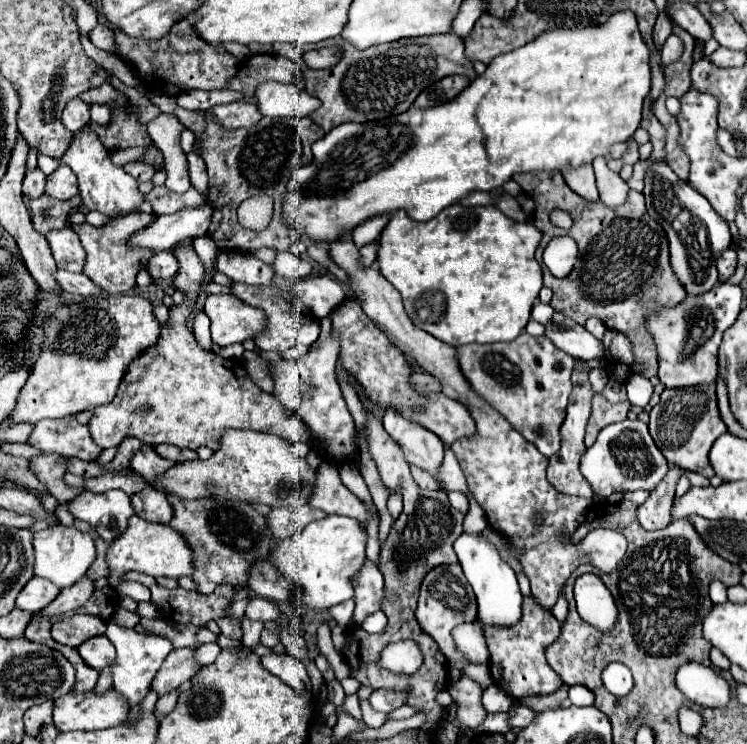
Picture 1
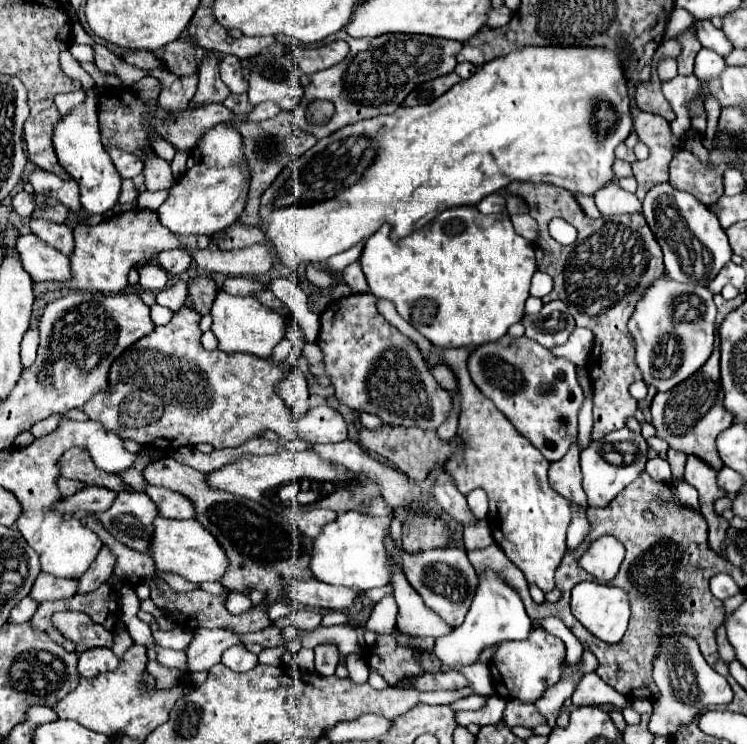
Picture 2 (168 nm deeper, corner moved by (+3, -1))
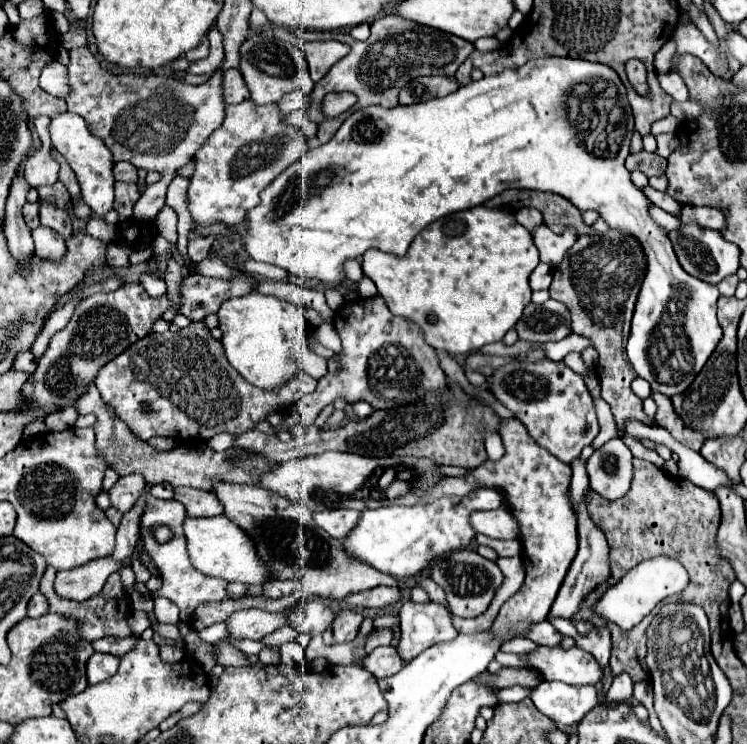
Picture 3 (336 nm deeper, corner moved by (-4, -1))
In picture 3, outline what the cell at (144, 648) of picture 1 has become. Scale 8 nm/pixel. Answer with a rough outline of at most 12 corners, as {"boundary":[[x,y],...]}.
{"boundary":[[222,623],[198,631],[204,643],[218,643],[226,637]]}

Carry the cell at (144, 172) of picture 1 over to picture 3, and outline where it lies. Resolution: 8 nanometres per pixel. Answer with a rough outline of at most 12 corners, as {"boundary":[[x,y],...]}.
{"boundary":[[126,161],[114,165],[116,181],[136,183],[134,165]]}

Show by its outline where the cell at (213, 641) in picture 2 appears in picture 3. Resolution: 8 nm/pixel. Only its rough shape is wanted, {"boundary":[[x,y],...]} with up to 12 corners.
{"boundary":[[246,609],[226,619],[228,639],[264,639],[286,613]]}

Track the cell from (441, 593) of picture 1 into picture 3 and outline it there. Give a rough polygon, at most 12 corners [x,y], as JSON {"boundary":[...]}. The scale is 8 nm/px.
{"boundary":[[470,549],[430,567],[452,615],[488,609],[504,577]]}

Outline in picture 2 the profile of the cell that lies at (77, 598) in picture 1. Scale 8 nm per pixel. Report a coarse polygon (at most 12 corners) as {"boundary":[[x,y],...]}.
{"boundary":[[103,547],[79,577],[79,595],[95,591],[113,575],[115,557]]}

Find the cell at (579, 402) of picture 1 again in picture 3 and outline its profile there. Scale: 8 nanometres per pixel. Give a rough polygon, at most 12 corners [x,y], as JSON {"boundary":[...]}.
{"boundary":[[578,505],[578,555],[550,617],[570,619],[582,599],[610,577],[608,543]]}

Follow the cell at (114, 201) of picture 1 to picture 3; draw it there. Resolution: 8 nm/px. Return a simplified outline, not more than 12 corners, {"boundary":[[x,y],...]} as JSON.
{"boundary":[[76,113],[50,123],[54,149],[96,215],[114,203],[114,161]]}

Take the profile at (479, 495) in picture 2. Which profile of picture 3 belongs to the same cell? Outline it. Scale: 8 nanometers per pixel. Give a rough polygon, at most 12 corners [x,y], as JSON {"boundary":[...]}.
{"boundary":[[496,489],[360,513],[346,555],[414,577],[476,535]]}

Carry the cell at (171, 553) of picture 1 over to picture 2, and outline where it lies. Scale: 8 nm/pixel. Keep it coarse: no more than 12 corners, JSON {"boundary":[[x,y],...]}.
{"boundary":[[155,519],[157,571],[221,581],[229,559],[195,519]]}

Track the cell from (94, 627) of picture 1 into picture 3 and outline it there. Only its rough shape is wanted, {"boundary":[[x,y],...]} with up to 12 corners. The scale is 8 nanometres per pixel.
{"boundary":[[102,637],[94,651],[122,657],[136,645],[136,637]]}

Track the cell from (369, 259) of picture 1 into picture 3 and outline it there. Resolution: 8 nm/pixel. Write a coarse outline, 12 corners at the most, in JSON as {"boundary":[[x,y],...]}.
{"boundary":[[364,275],[358,293],[364,299],[376,295],[376,285]]}

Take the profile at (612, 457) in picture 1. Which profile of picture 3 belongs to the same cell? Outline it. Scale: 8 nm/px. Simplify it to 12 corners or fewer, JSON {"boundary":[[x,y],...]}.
{"boundary":[[610,439],[586,461],[590,489],[610,501],[626,495],[634,457]]}

